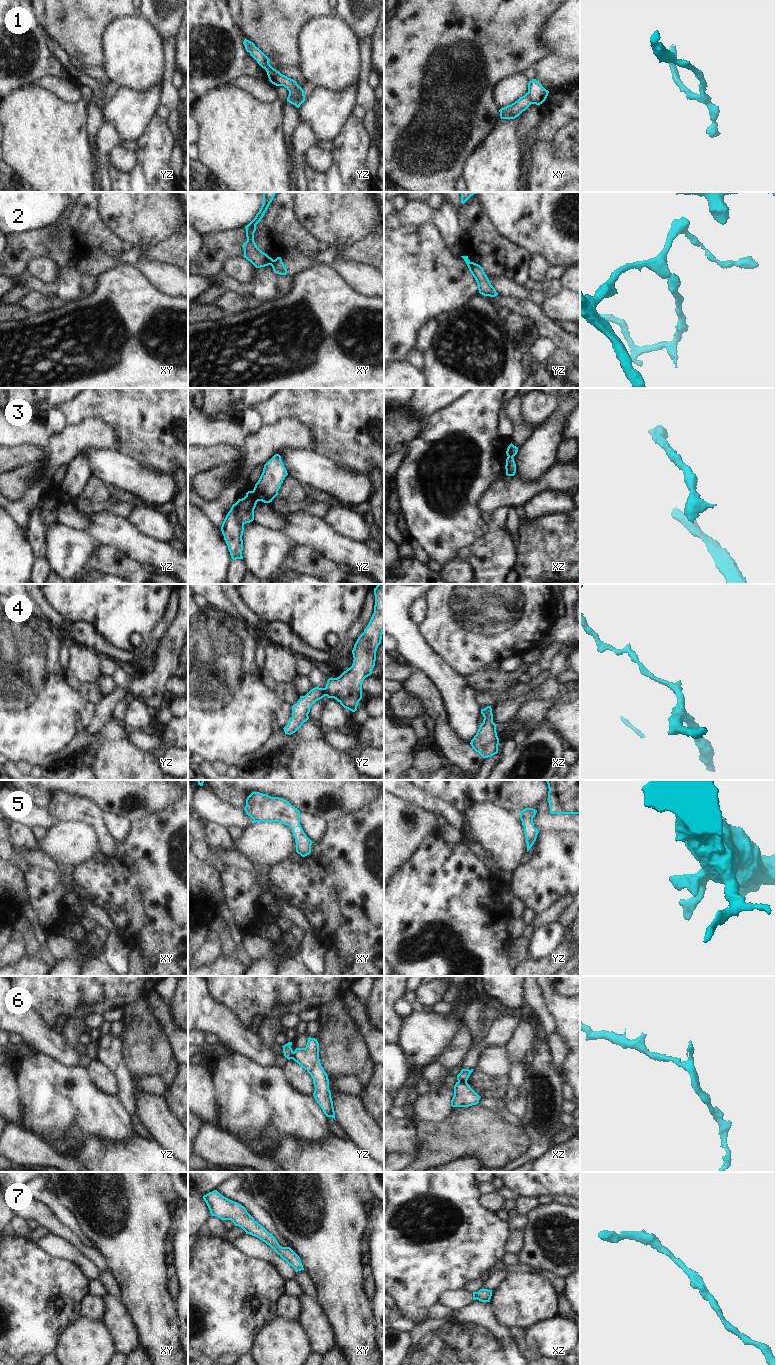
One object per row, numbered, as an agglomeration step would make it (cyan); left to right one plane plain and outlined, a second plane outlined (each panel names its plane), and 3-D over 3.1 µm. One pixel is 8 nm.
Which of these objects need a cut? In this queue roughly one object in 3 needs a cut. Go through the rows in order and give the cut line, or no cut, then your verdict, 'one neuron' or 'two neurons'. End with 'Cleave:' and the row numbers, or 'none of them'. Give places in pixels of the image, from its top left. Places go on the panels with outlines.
1: cut yz (289, 93), (296, 100), (304, 98); two neurons
2: cut xy (274, 260), (270, 264); two neurons
3: cut yz (253, 490), (258, 500); two neurons
4: cut none; one neuron
5: cut none; one neuron
6: cut xz (458, 1080), (466, 1082); two neurons
7: cut none; one neuron
Cleave: 1, 2, 3, 6

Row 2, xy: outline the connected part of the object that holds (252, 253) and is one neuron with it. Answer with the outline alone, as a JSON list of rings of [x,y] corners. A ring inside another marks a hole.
[[[263,192],[263,204],[256,214],[255,218],[245,226],[247,241],[242,245],[244,249],[244,258],[250,261],[256,268],[271,265],[274,260],[266,253],[262,252],[254,241],[256,225],[261,221],[276,192]]]

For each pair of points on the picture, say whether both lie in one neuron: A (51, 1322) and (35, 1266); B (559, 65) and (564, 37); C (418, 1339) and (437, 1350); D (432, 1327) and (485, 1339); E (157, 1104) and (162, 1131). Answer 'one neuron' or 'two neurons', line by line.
A: one neuron
B: two neurons
C: one neuron
D: one neuron
E: one neuron

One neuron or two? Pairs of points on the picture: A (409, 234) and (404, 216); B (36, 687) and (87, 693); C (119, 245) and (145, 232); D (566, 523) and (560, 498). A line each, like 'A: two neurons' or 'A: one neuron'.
A: two neurons
B: two neurons
C: two neurons
D: two neurons

